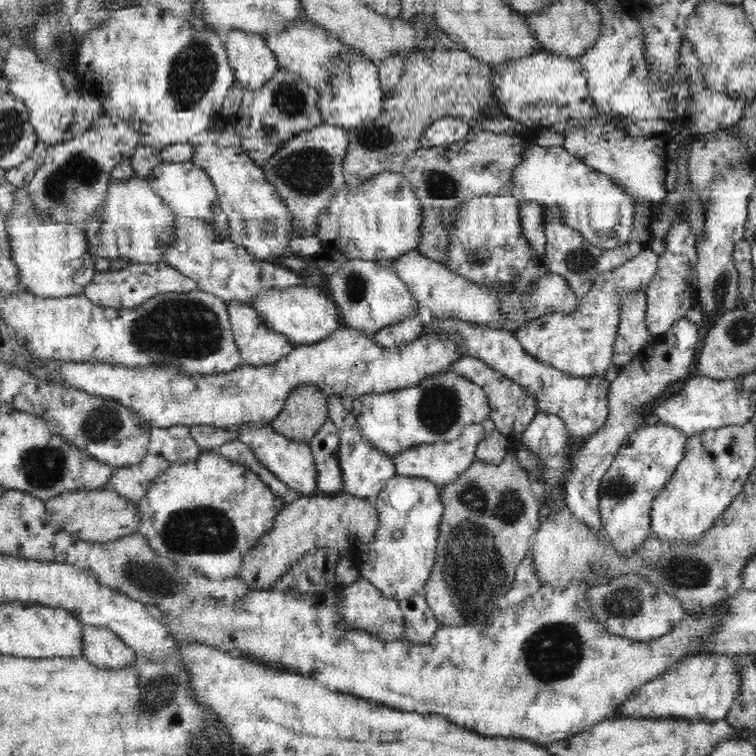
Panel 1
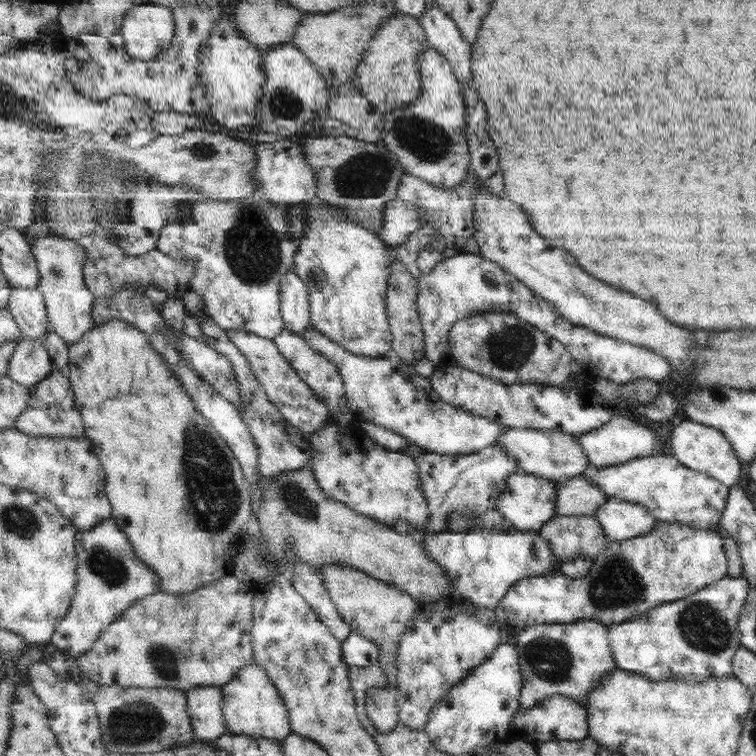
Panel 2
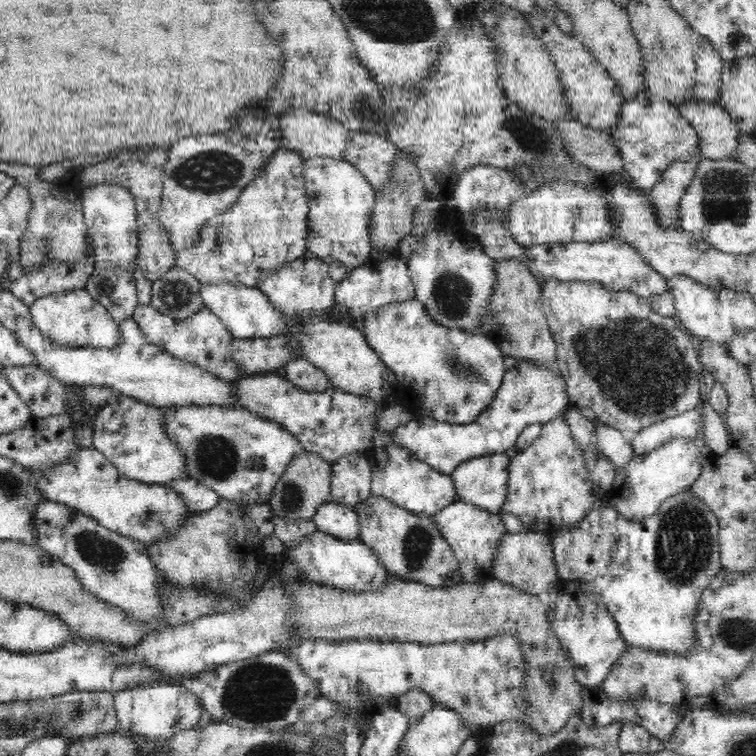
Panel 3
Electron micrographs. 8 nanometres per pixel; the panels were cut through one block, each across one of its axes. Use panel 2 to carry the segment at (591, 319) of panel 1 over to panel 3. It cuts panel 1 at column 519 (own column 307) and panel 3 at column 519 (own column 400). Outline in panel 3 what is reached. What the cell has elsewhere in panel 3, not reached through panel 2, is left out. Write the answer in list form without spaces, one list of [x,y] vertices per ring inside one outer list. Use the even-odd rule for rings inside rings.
[[[518,358],[516,364],[505,372],[505,378],[494,400],[470,424],[452,424],[421,414],[413,416],[412,420],[395,428],[391,432],[391,442],[407,451],[412,458],[429,464],[430,467],[442,474],[451,475],[458,466],[472,457],[491,455],[494,453],[494,449],[505,453],[509,448],[515,446],[517,437],[526,426],[536,423],[548,424],[558,416],[564,415],[571,407],[568,384],[566,384],[566,379],[559,367],[551,369],[544,363]]]

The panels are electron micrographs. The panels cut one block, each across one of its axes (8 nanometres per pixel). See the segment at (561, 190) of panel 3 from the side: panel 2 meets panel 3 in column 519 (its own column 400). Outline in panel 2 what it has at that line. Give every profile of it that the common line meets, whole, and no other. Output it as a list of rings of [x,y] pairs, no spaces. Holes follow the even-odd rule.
[[[400,198],[391,200],[387,204],[386,224],[379,233],[379,237],[391,248],[397,248],[404,244],[413,233],[422,227],[419,221],[420,214],[415,202],[411,200],[401,200]]]

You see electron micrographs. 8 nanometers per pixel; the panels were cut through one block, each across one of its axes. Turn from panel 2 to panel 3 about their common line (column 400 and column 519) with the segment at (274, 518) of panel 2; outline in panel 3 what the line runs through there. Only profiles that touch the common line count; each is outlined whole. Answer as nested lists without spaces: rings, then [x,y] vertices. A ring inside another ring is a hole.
[[[526,531],[505,534],[495,548],[491,563],[492,578],[542,597],[558,580],[551,536],[544,533]]]

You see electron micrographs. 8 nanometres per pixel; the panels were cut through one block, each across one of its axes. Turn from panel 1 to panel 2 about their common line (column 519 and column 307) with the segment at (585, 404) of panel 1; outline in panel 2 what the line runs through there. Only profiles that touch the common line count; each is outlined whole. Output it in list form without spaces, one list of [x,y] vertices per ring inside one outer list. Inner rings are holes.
[[[287,329],[283,330],[281,335],[274,339],[274,342],[278,345],[283,356],[293,365],[293,368],[297,369],[299,376],[304,381],[307,381],[309,387],[315,391],[315,395],[319,396],[319,399],[323,399],[329,405],[331,413],[337,414],[339,409],[343,407],[348,408],[346,381],[343,380],[341,371],[339,371],[339,365],[335,364],[335,361],[327,360],[328,358],[323,354],[316,352],[314,346],[305,337]]]

